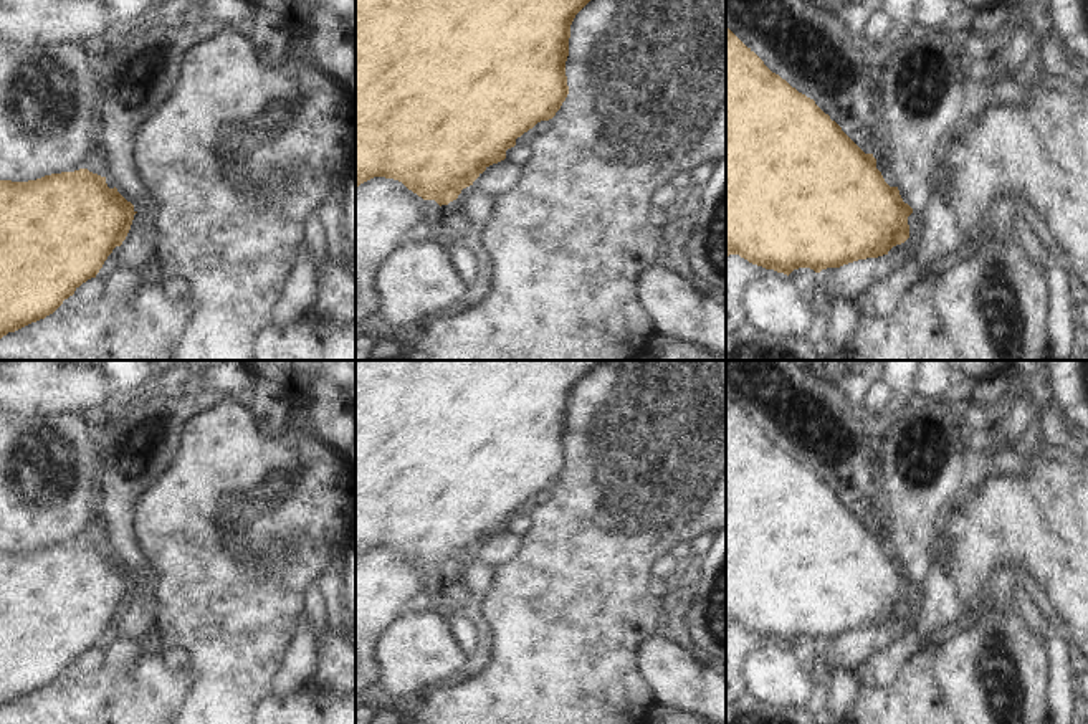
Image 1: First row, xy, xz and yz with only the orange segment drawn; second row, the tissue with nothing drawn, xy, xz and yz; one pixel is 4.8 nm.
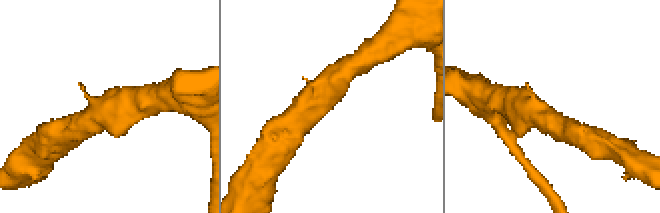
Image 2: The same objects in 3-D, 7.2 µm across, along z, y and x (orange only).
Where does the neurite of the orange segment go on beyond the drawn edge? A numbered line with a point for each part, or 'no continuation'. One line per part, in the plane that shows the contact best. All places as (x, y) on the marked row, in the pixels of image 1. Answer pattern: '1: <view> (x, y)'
no continuation

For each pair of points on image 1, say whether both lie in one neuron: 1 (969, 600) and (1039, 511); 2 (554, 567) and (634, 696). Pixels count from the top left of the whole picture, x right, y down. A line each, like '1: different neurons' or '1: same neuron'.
1: same neuron
2: same neuron

